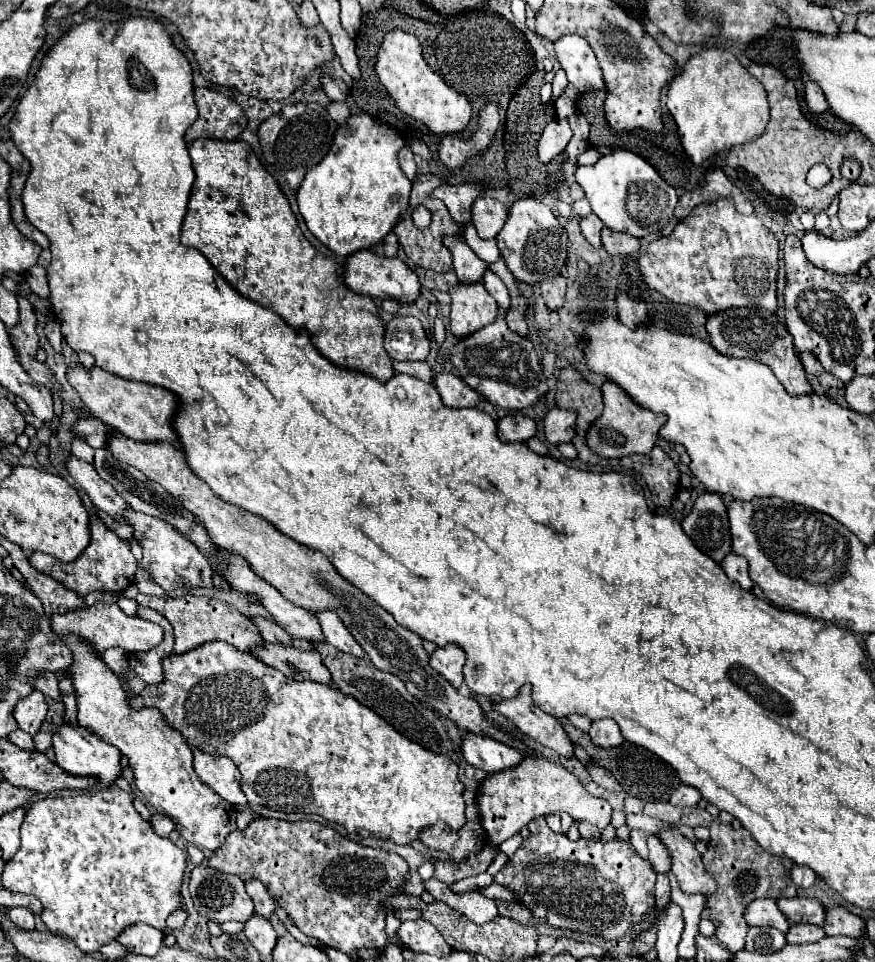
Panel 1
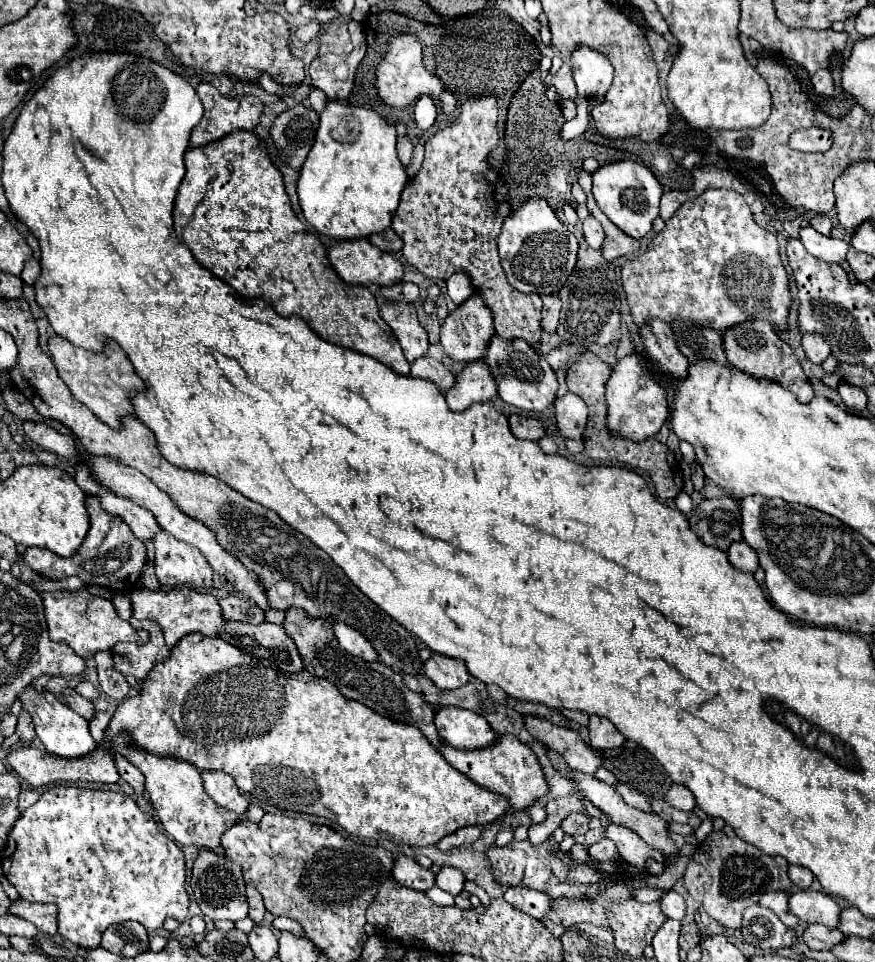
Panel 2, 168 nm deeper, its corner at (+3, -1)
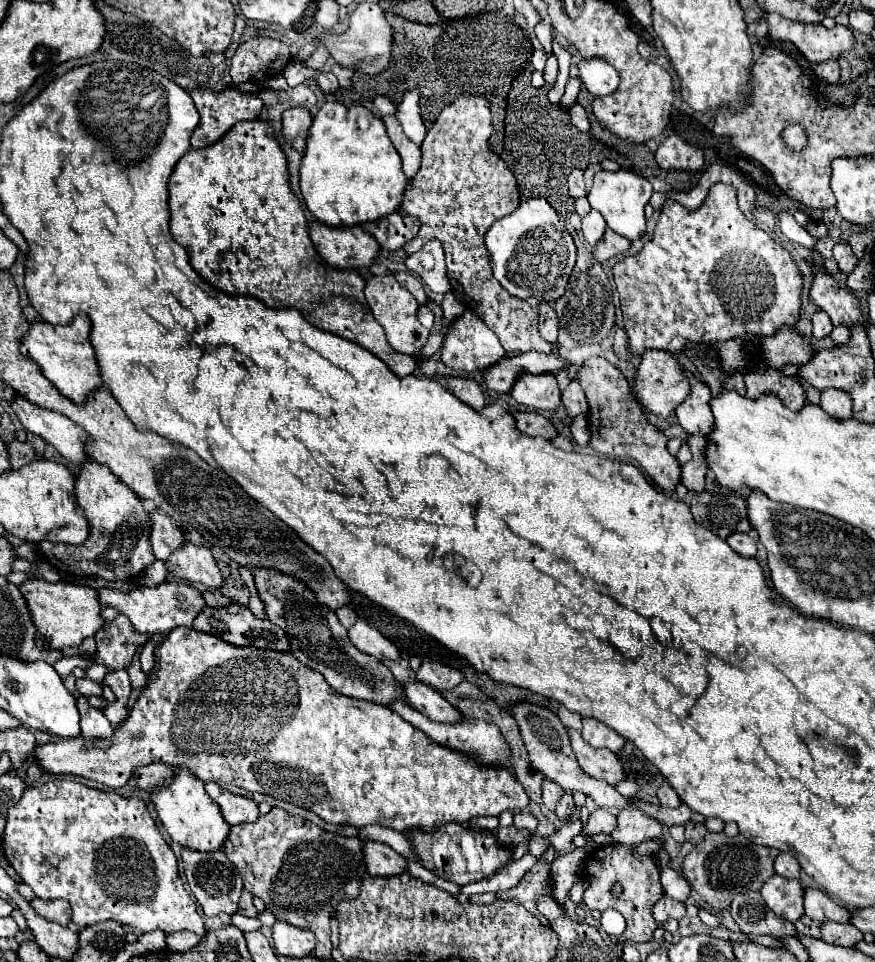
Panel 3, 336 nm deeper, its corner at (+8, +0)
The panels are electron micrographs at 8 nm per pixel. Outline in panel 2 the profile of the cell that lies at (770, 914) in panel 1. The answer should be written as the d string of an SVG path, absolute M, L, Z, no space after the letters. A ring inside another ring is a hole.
M771 891L767 895L761 897L759 901L763 907L769 907L779 919L783 919L783 923L787 923L789 929L797 927L799 925L799 917L795 917L791 911L789 911L789 895L783 893L783 891Z

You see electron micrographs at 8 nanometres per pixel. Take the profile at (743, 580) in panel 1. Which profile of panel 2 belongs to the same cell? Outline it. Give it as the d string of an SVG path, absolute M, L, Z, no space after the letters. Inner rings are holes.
M735 541L731 543L729 547L729 561L735 569L741 569L741 571L747 571L747 573L755 573L757 567L759 567L759 561L757 561L757 555L751 547L747 547L747 543L743 541Z

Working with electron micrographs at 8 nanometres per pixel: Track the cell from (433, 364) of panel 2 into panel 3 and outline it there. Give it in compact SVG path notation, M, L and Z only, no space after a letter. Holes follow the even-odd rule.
M442 378L442 384L446 390L450 390L460 402L468 404L474 410L482 410L484 408L484 392L480 388L480 384L474 378Z

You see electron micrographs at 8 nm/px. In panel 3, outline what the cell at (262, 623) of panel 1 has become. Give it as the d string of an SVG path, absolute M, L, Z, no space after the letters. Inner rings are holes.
M218 590L216 592L204 592L202 594L204 596L204 600L206 600L206 606L228 606L228 604L234 604L234 600L232 598L228 598L228 596L224 596L224 594L220 594Z

